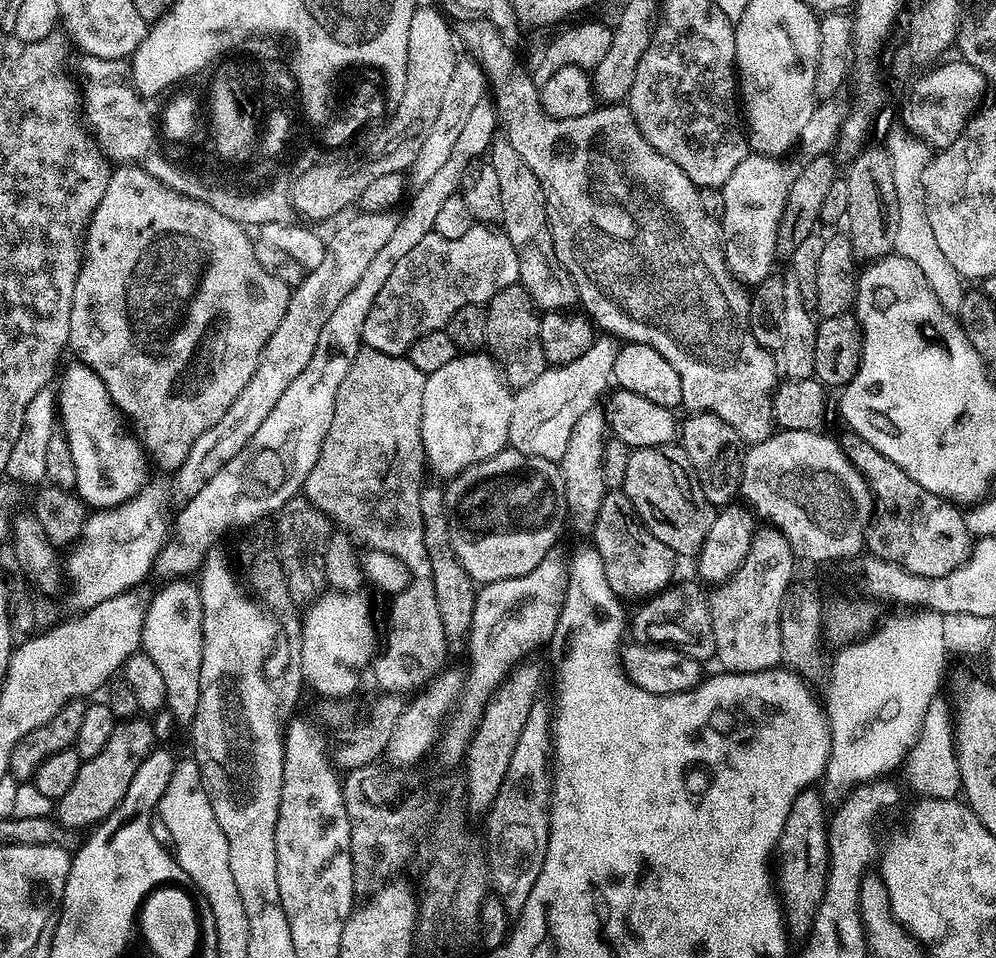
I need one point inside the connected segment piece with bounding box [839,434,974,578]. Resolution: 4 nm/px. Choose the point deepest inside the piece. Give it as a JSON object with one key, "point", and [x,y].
{"point":[921,532]}

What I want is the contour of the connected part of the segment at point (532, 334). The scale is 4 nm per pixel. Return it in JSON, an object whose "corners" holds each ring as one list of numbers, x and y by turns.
{"corners":[[517,282,498,291,486,303,486,351,496,361,500,375,509,389,519,390,530,386,542,374,546,361,542,354,540,316,530,294]]}

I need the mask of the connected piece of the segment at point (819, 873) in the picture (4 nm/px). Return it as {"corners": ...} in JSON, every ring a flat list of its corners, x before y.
{"corners":[[805,790,794,798,790,806,790,814,786,818,786,826,782,826,782,834,776,840,774,862,784,862,782,879,790,882,796,889,790,893,792,900,786,913,787,931,800,938,807,937,812,930,812,920,816,917,816,905,824,896,824,886,828,875,828,834,826,831,825,803,819,791]]}

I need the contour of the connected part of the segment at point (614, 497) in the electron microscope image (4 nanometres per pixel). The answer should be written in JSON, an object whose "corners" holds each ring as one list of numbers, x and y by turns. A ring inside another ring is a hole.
{"corners":[[605,491,590,539,596,543,593,544,594,551,602,558,602,570,606,570,606,582,610,582,610,590,614,590,614,594,625,601,655,596,673,583,675,576,672,575,678,563,676,553,670,550,670,546,658,542,658,538,654,538,654,534,650,534,650,530,636,519,634,506,623,491]]}

